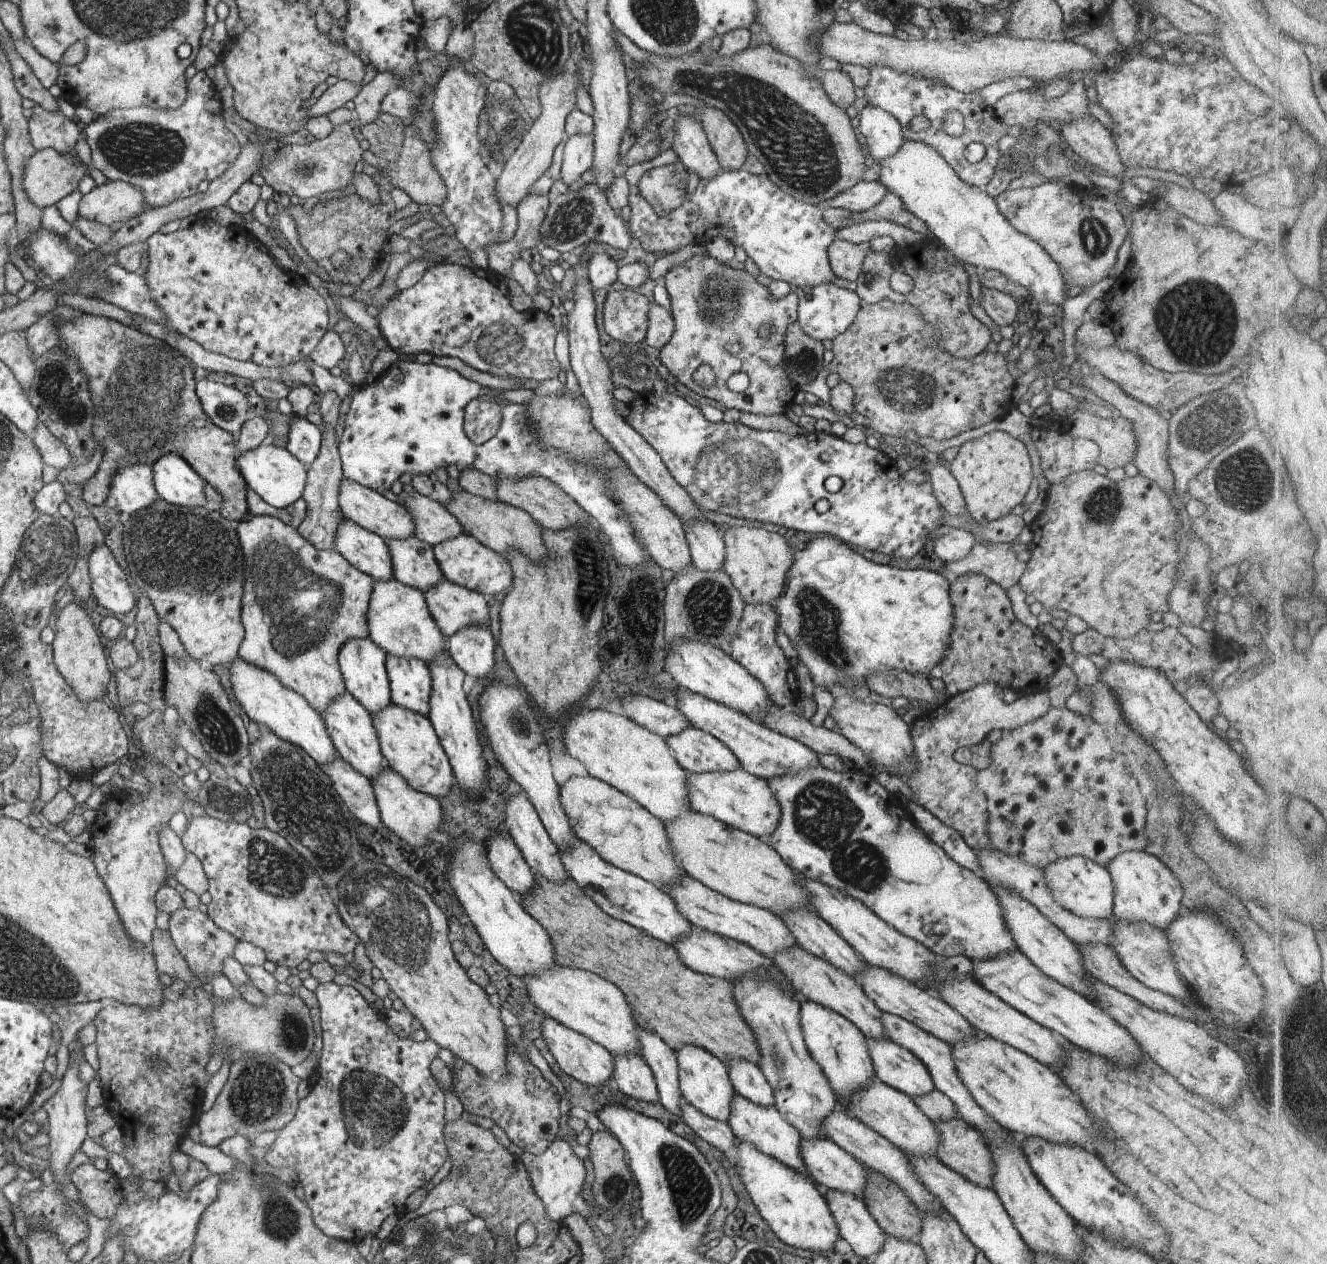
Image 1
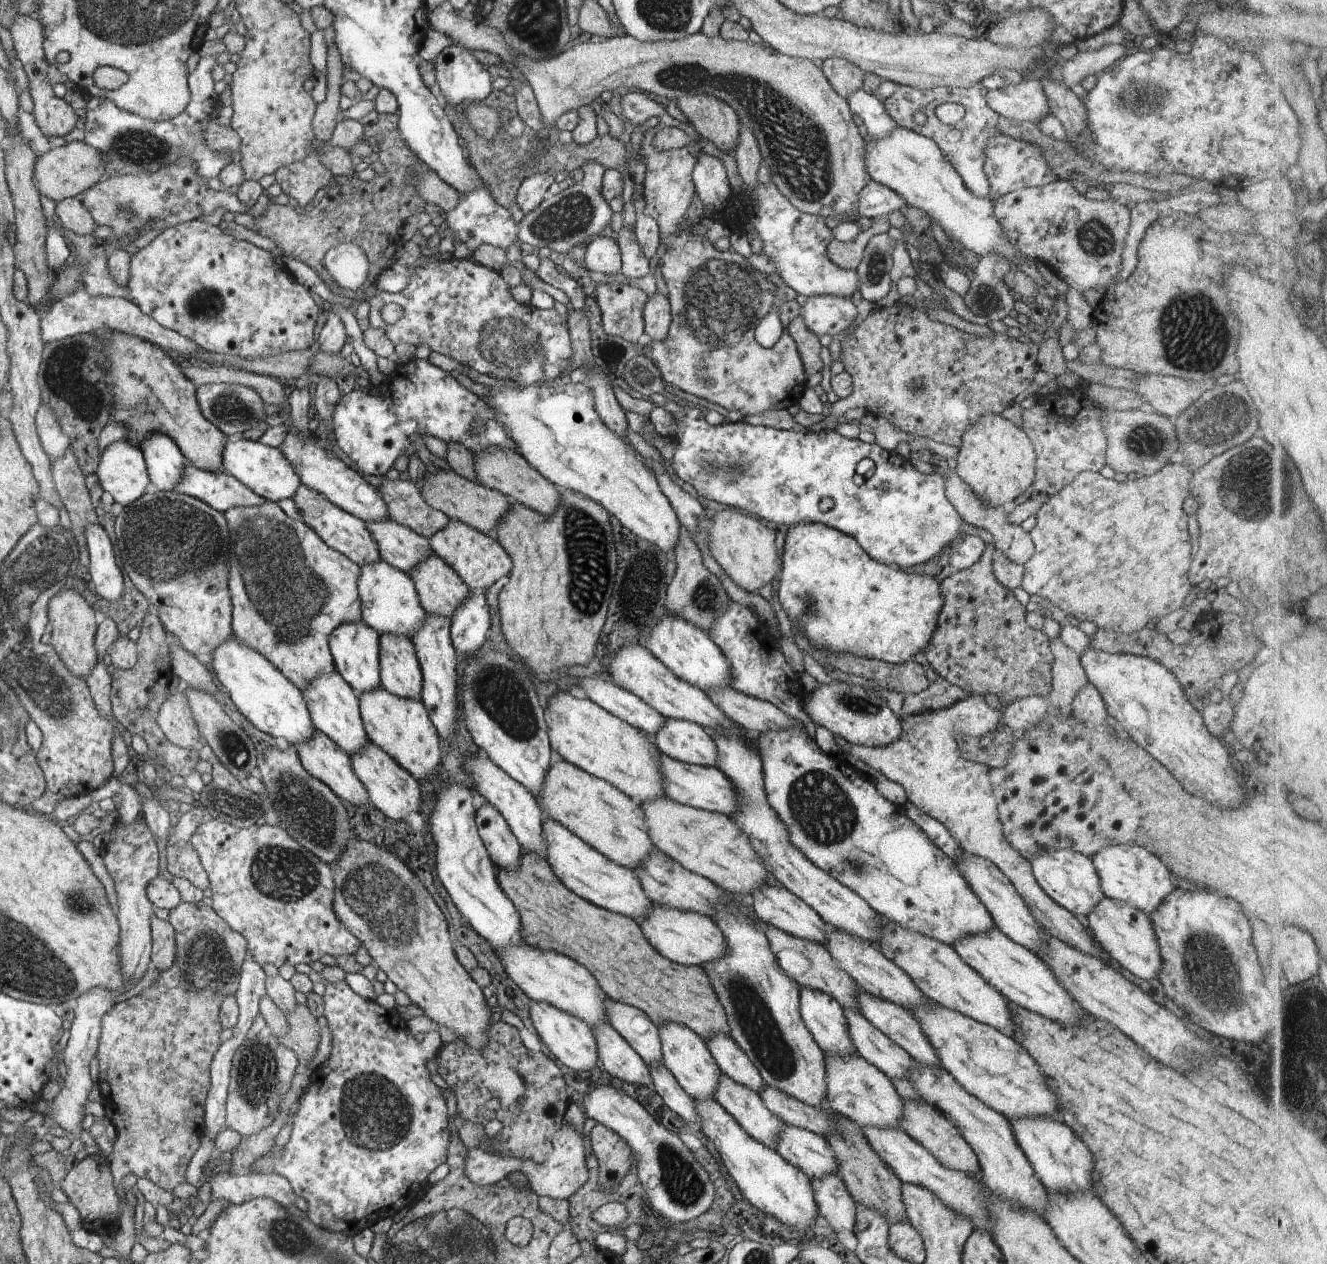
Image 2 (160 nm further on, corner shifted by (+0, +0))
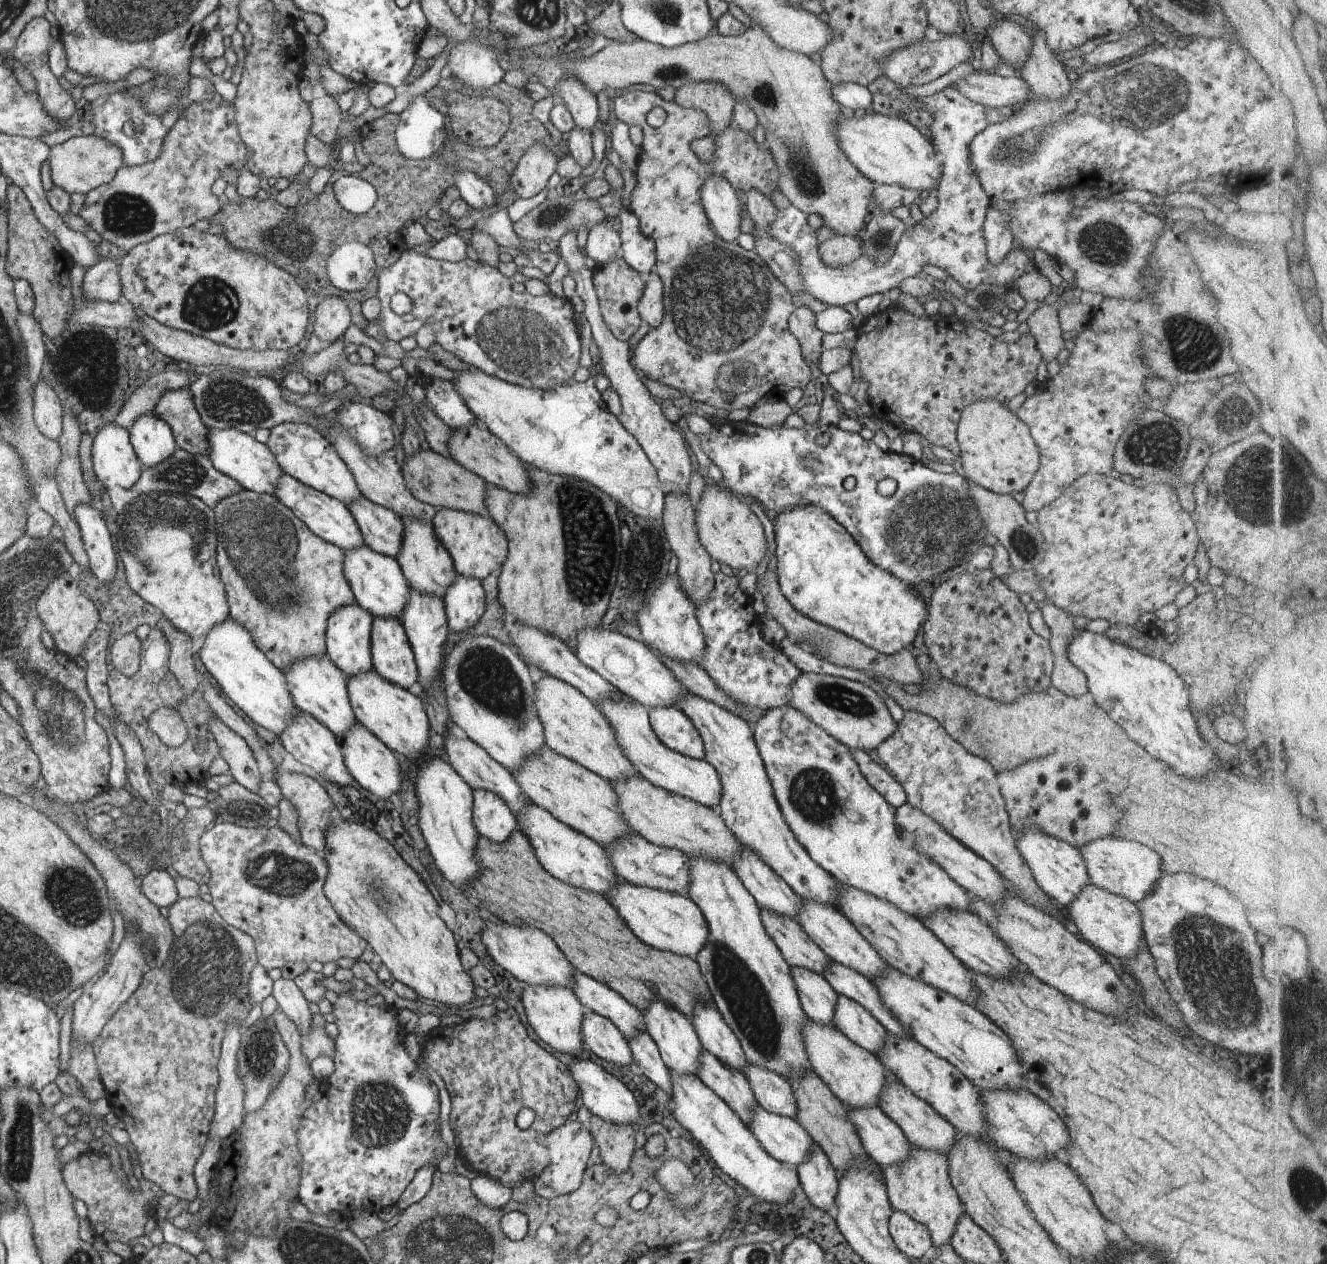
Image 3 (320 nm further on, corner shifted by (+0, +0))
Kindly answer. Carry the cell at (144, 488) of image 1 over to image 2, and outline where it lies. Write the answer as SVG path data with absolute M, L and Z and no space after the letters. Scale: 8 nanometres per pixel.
M120 439L107 446L98 463L99 485L122 506L133 503L151 488L144 453L137 444Z

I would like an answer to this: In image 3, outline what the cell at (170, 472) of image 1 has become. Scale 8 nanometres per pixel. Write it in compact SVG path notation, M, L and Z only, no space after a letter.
M152 412L141 414L129 428L129 435L144 467L161 463L177 450L170 424Z

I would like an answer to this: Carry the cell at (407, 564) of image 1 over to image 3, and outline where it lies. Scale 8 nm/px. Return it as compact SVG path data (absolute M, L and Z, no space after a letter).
M366 497L348 507L360 526L365 545L384 556L397 558L404 542L404 525L397 513Z

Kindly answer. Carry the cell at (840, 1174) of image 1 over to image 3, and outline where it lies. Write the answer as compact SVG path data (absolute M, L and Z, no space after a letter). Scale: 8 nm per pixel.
M756 1105L746 1126L761 1147L778 1162L798 1166L811 1151L814 1140L795 1119Z

